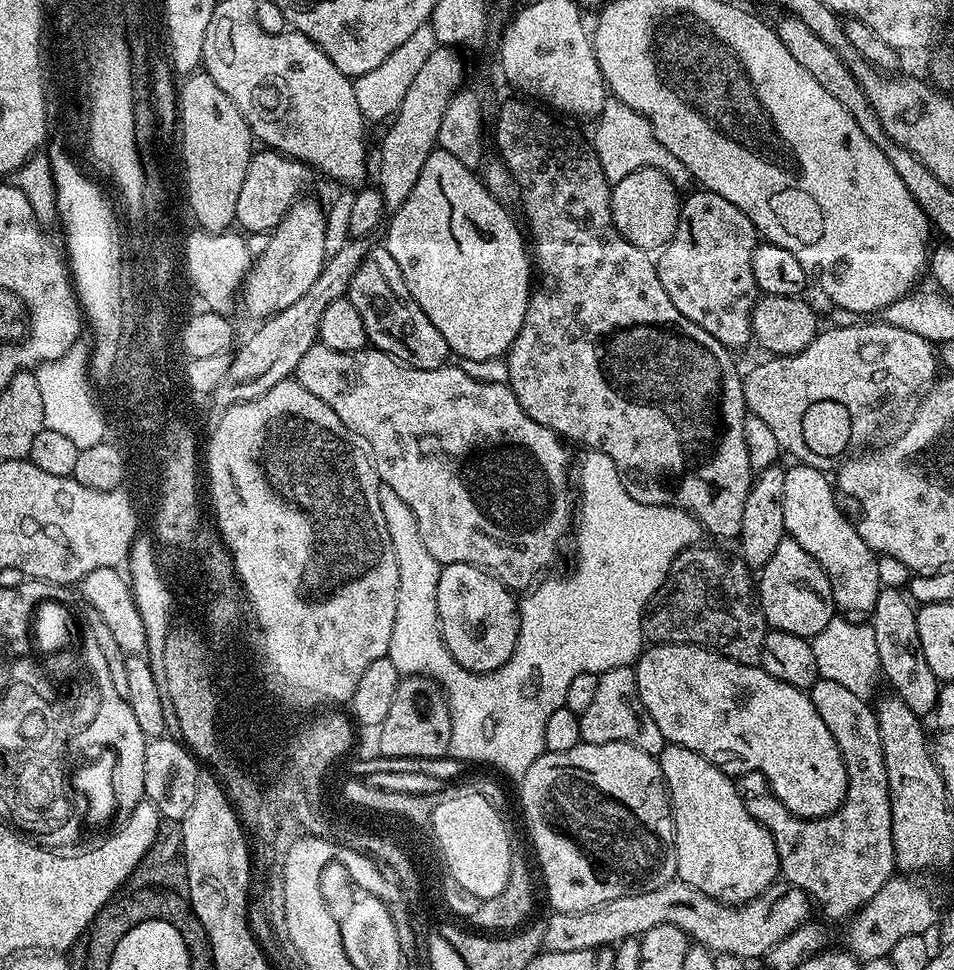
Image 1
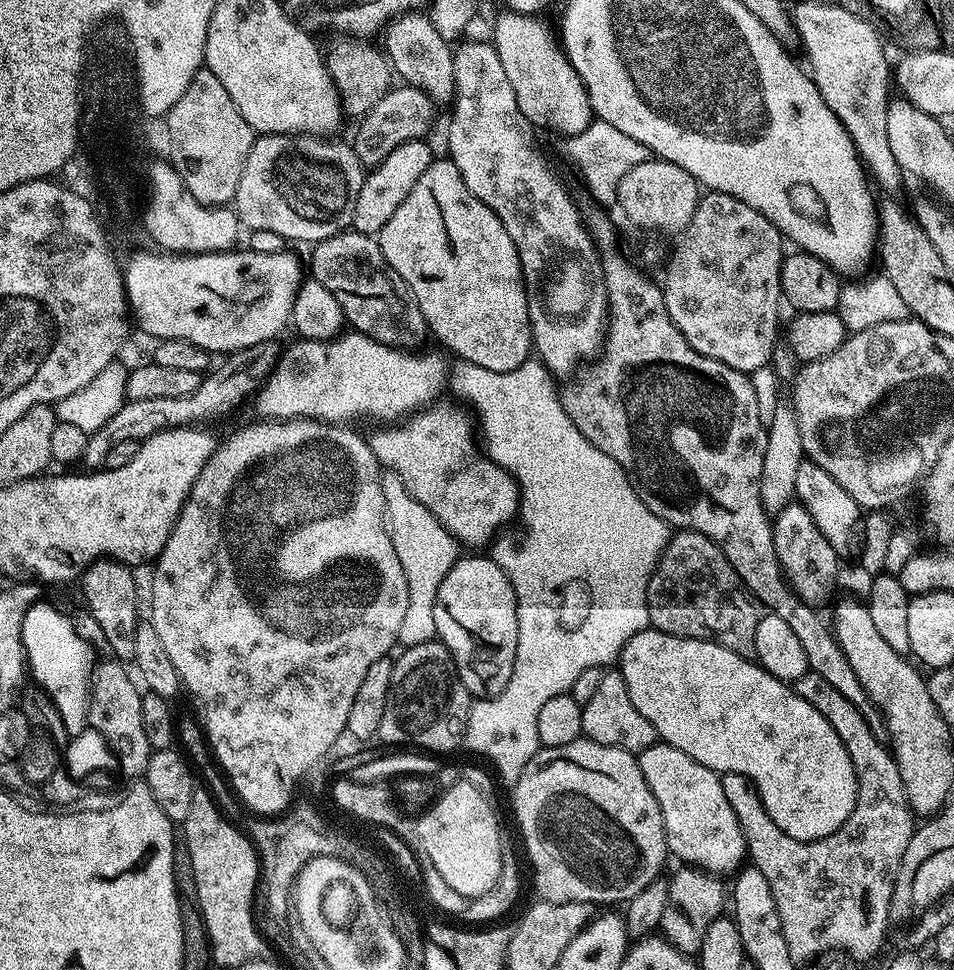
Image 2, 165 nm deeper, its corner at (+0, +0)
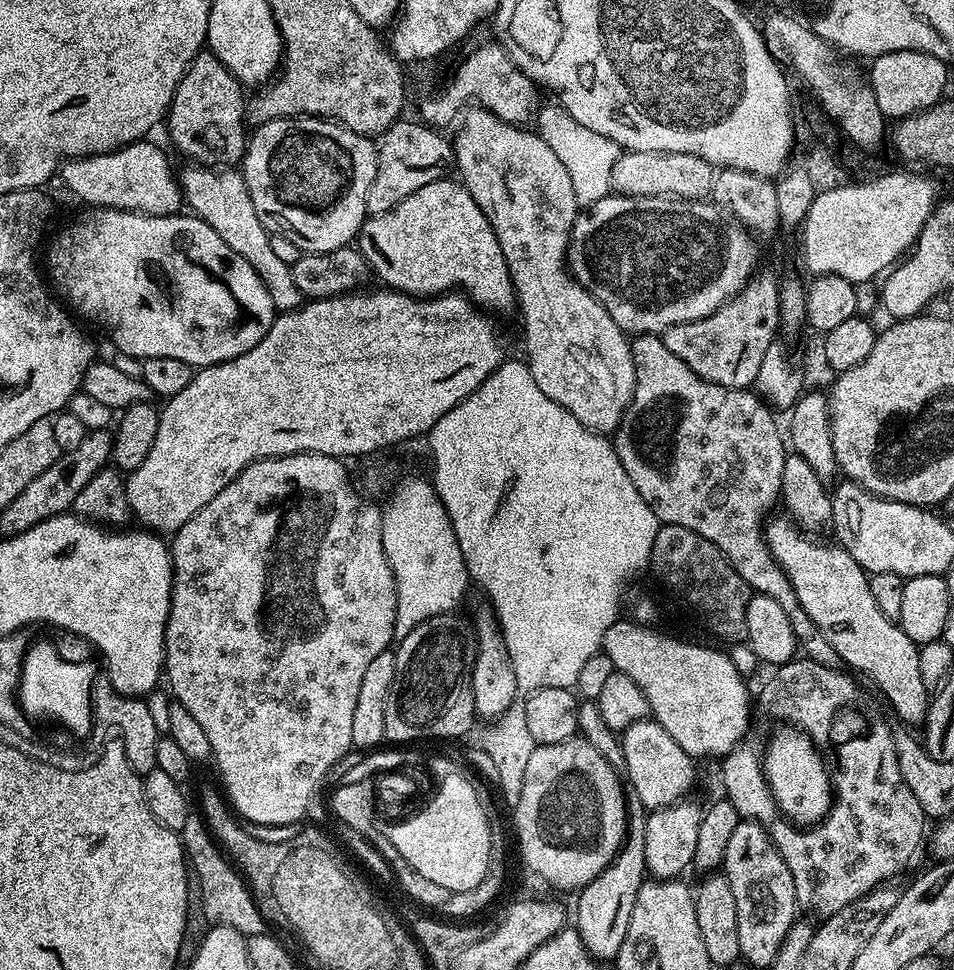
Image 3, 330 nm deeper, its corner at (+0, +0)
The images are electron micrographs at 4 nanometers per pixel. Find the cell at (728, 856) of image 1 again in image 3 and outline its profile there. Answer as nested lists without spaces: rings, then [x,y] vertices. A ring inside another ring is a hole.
[[[651,718],[634,722],[634,726],[627,728],[620,736],[620,745],[627,783],[630,788],[632,783],[631,791],[640,799],[645,810],[665,808],[689,795],[688,791],[696,780],[693,757],[688,756],[686,750],[682,750],[682,746],[670,738],[670,734],[666,734],[662,725]]]

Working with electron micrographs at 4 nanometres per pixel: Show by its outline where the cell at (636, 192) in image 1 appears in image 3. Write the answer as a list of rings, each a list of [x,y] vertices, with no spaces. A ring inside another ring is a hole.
[[[625,151],[614,162],[613,189],[621,196],[674,196],[678,200],[702,200],[712,195],[717,169],[694,154]]]

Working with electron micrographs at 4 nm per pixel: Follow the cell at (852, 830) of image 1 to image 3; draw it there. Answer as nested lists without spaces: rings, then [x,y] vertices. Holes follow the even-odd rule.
[[[794,658],[790,662],[779,665],[775,669],[776,672],[764,684],[764,689],[760,692],[760,704],[758,700],[758,708],[764,712],[784,712],[784,716],[789,725],[795,726],[807,732],[813,744],[821,750],[829,748],[832,751],[832,760],[830,756],[830,779],[834,789],[834,799],[832,801],[832,808],[828,811],[827,816],[820,821],[819,824],[809,827],[805,830],[803,827],[797,826],[788,819],[787,816],[780,813],[780,807],[776,804],[776,799],[772,796],[772,791],[768,789],[768,780],[764,777],[764,769],[762,767],[761,757],[758,755],[758,748],[749,742],[741,742],[719,761],[720,764],[720,784],[724,787],[723,795],[732,803],[734,810],[738,810],[738,814],[746,820],[753,820],[755,824],[760,824],[762,830],[766,830],[766,834],[774,842],[774,846],[778,850],[778,854],[782,854],[782,858],[786,862],[786,866],[790,866],[790,874],[794,878],[794,890],[796,891],[796,902],[801,909],[804,908],[808,912],[813,912],[817,918],[825,916],[832,916],[838,910],[842,910],[842,906],[850,906],[850,902],[854,902],[858,898],[865,896],[867,892],[873,892],[876,888],[887,885],[896,876],[896,872],[900,872],[912,860],[912,855],[915,854],[919,848],[922,848],[922,841],[926,836],[926,828],[924,832],[924,823],[926,817],[922,806],[918,806],[918,798],[914,798],[914,794],[910,794],[910,786],[906,786],[906,782],[902,778],[902,770],[898,770],[898,754],[894,750],[894,738],[892,737],[893,725],[888,724],[886,717],[880,713],[880,708],[847,676],[847,671],[840,668],[830,668],[822,666],[818,662],[809,660],[807,658]]]

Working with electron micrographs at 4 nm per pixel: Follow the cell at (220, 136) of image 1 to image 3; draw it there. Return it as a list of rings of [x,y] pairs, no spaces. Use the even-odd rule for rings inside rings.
[[[201,50],[190,62],[184,77],[178,82],[172,105],[168,107],[166,125],[172,144],[184,156],[189,156],[191,163],[196,166],[236,166],[244,159],[246,147],[246,95],[240,81],[218,62],[212,52]]]

